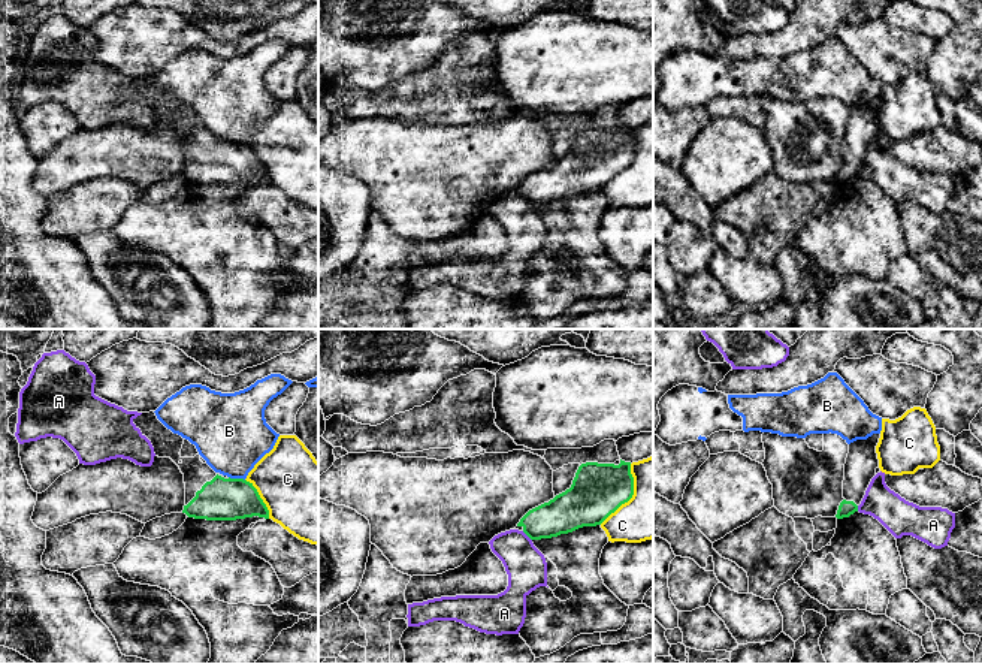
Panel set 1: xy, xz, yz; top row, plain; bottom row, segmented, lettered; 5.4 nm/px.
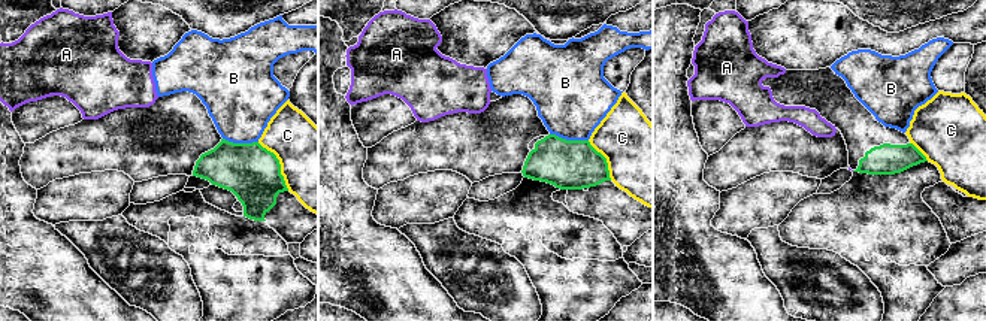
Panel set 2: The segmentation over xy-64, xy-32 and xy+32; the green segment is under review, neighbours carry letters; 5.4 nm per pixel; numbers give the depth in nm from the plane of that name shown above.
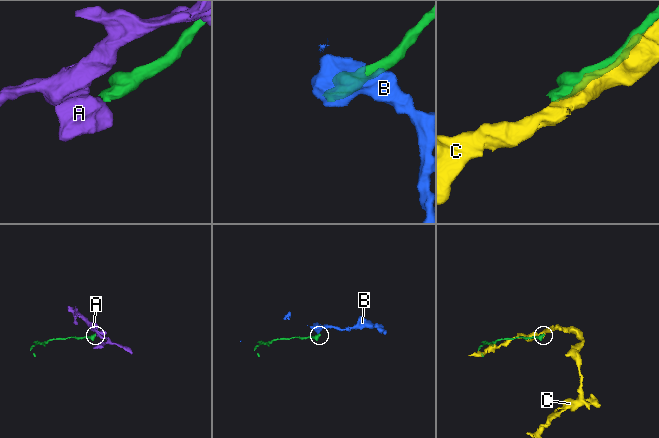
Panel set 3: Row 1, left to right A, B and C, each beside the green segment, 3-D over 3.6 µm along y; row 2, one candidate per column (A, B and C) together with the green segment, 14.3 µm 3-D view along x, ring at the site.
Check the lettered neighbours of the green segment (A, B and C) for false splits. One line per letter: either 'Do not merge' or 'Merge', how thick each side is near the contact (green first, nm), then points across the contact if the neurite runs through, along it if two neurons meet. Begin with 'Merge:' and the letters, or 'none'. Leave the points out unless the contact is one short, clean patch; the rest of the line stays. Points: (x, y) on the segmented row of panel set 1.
Merge: none
A: Do not merge. Thickness 220 nm (green) against 220 nm. Boundary: xz (522, 531), (531, 540)
B: Do not merge. Thickness 220 nm (green) against 400 nm. Boundary: xy (229, 476), (244, 480)
C: Do not merge. Thickness 280 nm (green) against 280 nm

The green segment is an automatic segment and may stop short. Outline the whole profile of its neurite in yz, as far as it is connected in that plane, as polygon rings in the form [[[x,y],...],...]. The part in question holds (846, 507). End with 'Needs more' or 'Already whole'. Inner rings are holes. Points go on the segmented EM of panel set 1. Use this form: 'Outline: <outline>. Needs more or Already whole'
Outline: [[[873,434],[867,440],[856,440],[849,444],[849,453],[844,464],[843,501],[839,505],[837,519],[849,517],[858,511],[865,491],[876,476],[879,459],[876,446],[880,434]]]. Needs more

